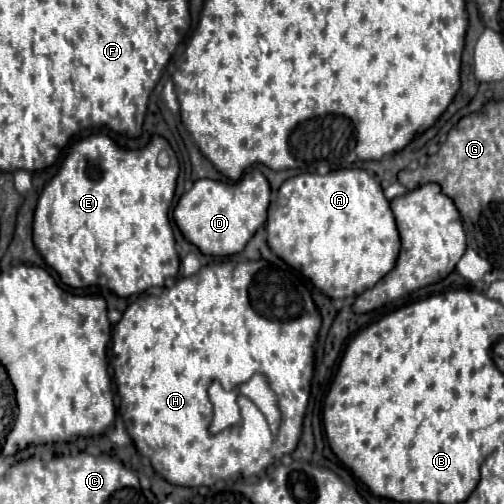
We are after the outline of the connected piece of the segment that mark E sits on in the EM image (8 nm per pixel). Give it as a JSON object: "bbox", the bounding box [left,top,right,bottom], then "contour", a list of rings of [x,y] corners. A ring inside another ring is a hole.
{"bbox":[33,134,179,298],"contour":[[[91,134],[87,138],[81,138],[77,140],[63,164],[59,166],[55,178],[49,180],[49,184],[43,188],[39,200],[37,200],[37,208],[35,208],[35,216],[33,216],[33,242],[35,242],[35,248],[39,250],[39,254],[43,256],[45,264],[51,266],[59,276],[61,276],[61,282],[71,286],[71,288],[87,288],[87,286],[103,286],[103,288],[109,288],[111,292],[115,292],[117,296],[121,298],[127,298],[131,294],[139,294],[139,292],[145,292],[149,290],[151,286],[165,286],[165,280],[169,278],[175,278],[177,276],[177,270],[179,270],[179,256],[175,252],[175,240],[173,240],[173,230],[171,230],[171,224],[169,224],[169,206],[171,206],[171,200],[173,200],[173,192],[175,192],[175,180],[177,180],[177,174],[179,174],[179,164],[177,164],[177,158],[175,158],[175,152],[171,150],[169,142],[161,136],[151,136],[149,144],[141,150],[129,150],[129,148],[121,148],[113,138],[105,136],[105,134]],[[161,148],[165,148],[171,156],[171,162],[167,168],[161,168],[157,164],[157,154],[161,152]]]}

